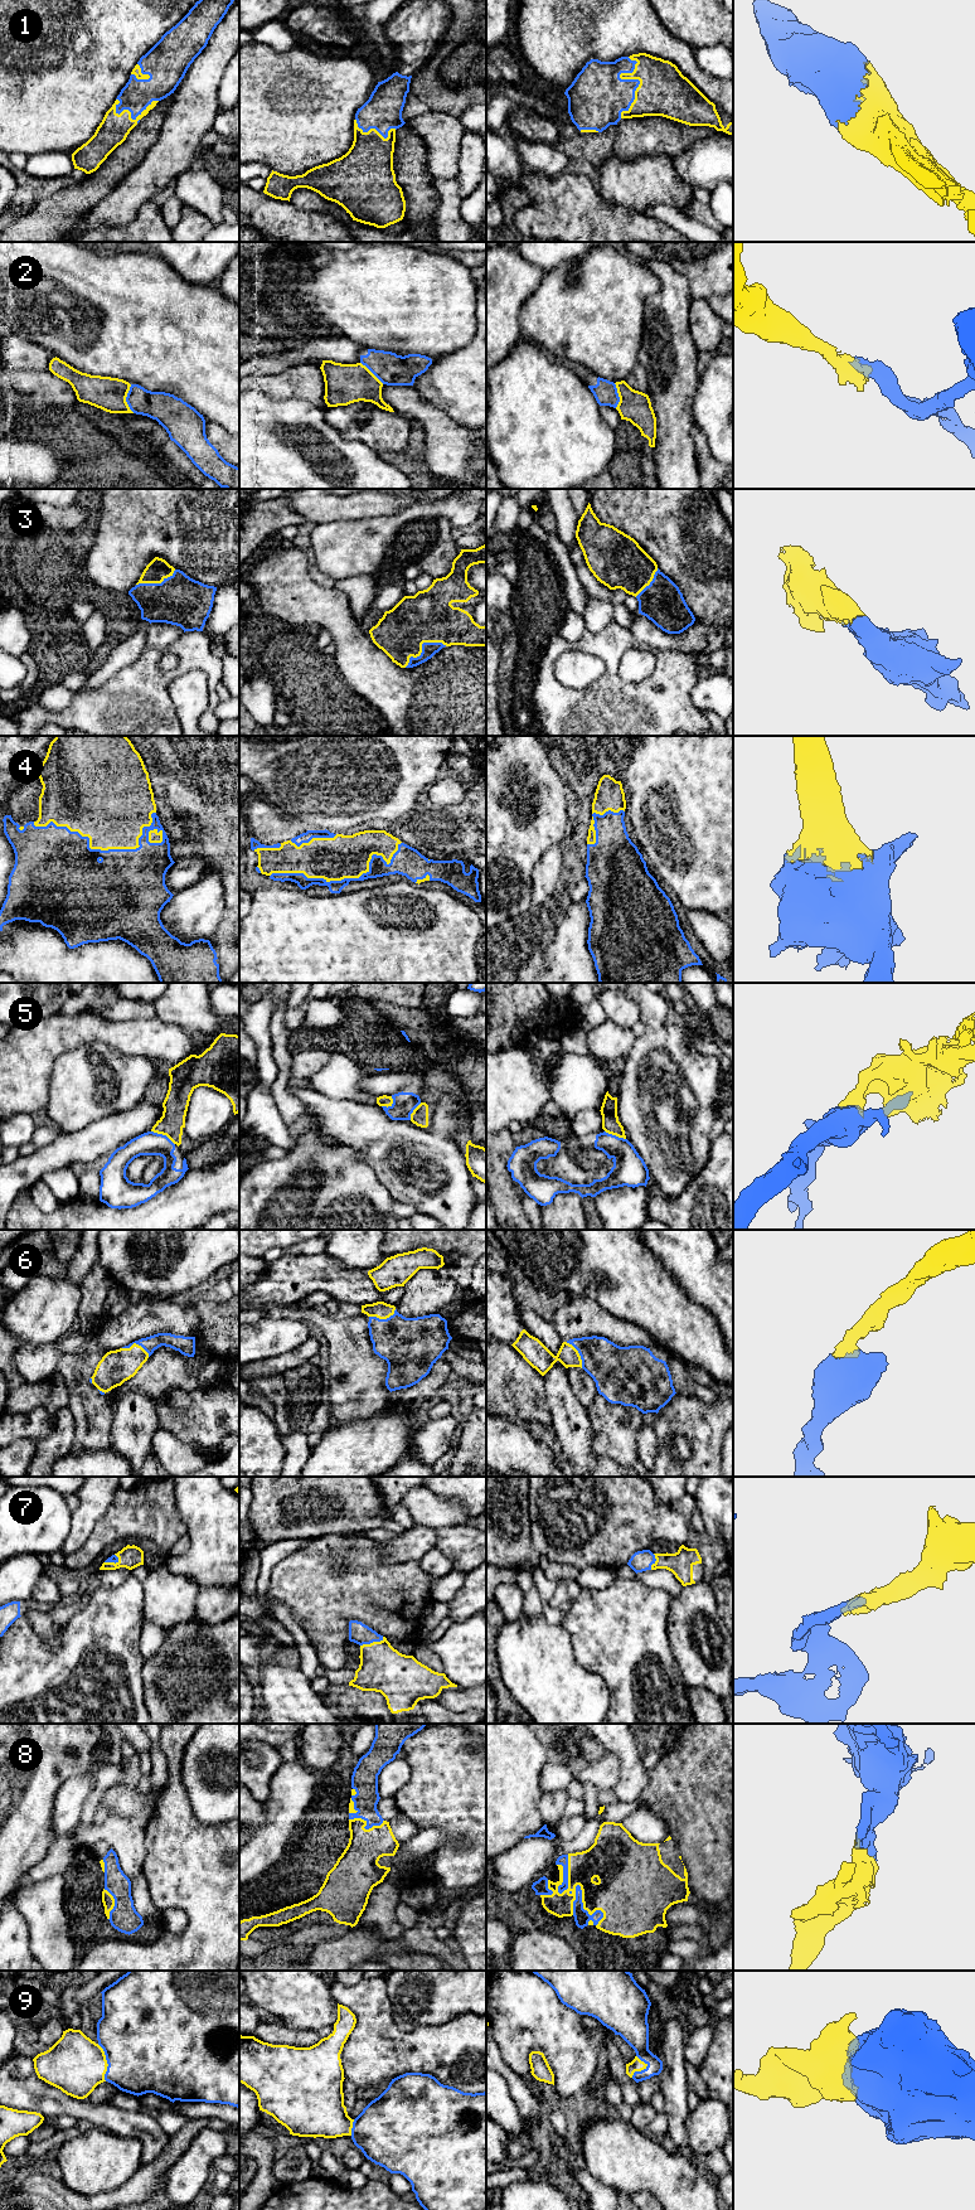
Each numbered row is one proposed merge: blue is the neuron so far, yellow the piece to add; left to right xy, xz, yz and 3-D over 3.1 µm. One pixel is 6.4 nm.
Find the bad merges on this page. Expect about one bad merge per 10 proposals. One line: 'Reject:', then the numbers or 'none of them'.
Reject: 2, 5

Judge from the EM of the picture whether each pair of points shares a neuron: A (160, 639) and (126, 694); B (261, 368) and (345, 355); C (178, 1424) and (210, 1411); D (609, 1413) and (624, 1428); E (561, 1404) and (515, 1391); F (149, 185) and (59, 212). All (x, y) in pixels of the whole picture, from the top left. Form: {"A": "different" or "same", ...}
{"A": "different", "B": "same", "C": "same", "D": "same", "E": "different", "F": "different"}

